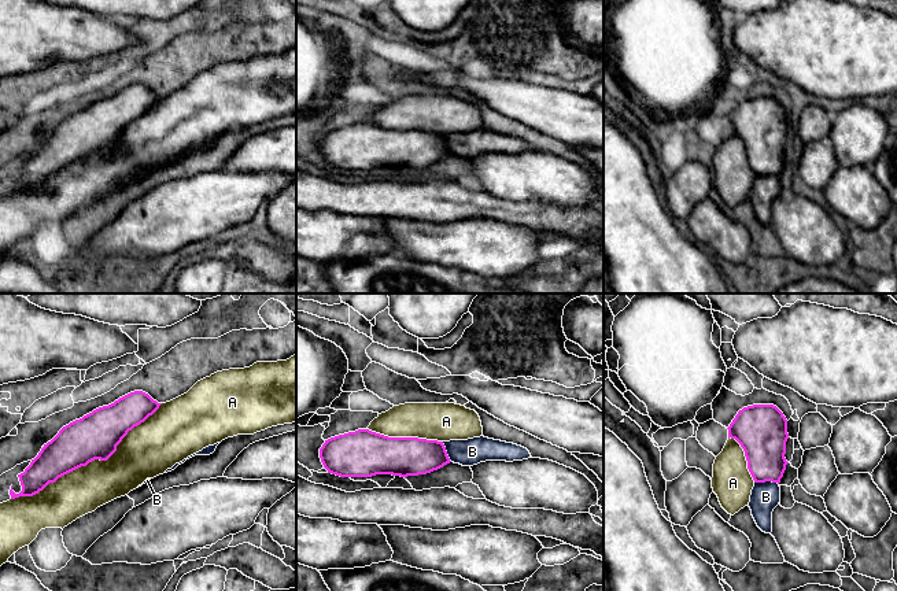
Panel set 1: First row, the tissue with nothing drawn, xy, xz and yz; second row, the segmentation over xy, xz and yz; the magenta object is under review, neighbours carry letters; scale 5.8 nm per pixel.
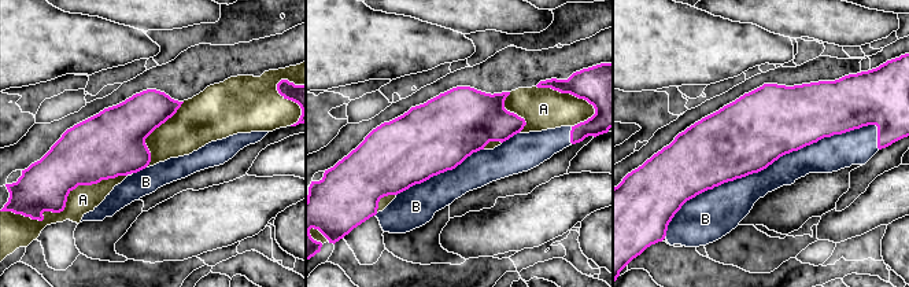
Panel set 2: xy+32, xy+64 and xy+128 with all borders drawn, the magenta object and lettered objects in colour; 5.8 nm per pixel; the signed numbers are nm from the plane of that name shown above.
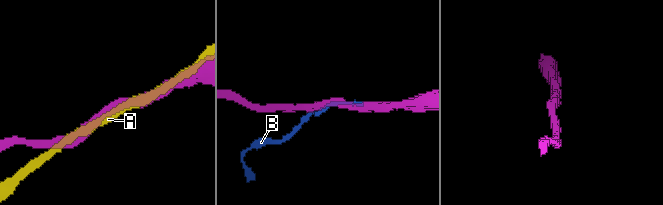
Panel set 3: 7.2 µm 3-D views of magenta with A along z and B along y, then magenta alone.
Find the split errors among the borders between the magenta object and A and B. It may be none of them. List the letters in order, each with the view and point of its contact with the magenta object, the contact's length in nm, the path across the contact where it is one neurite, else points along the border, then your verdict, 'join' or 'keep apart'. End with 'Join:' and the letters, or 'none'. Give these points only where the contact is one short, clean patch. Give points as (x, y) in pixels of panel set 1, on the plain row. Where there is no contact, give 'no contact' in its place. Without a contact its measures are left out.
A: meets magenta in xy at (89, 154); contact 1050 nm long; keep apart
B: meets magenta in yz at (767, 173); contact 140 nm long; join
Join: B

